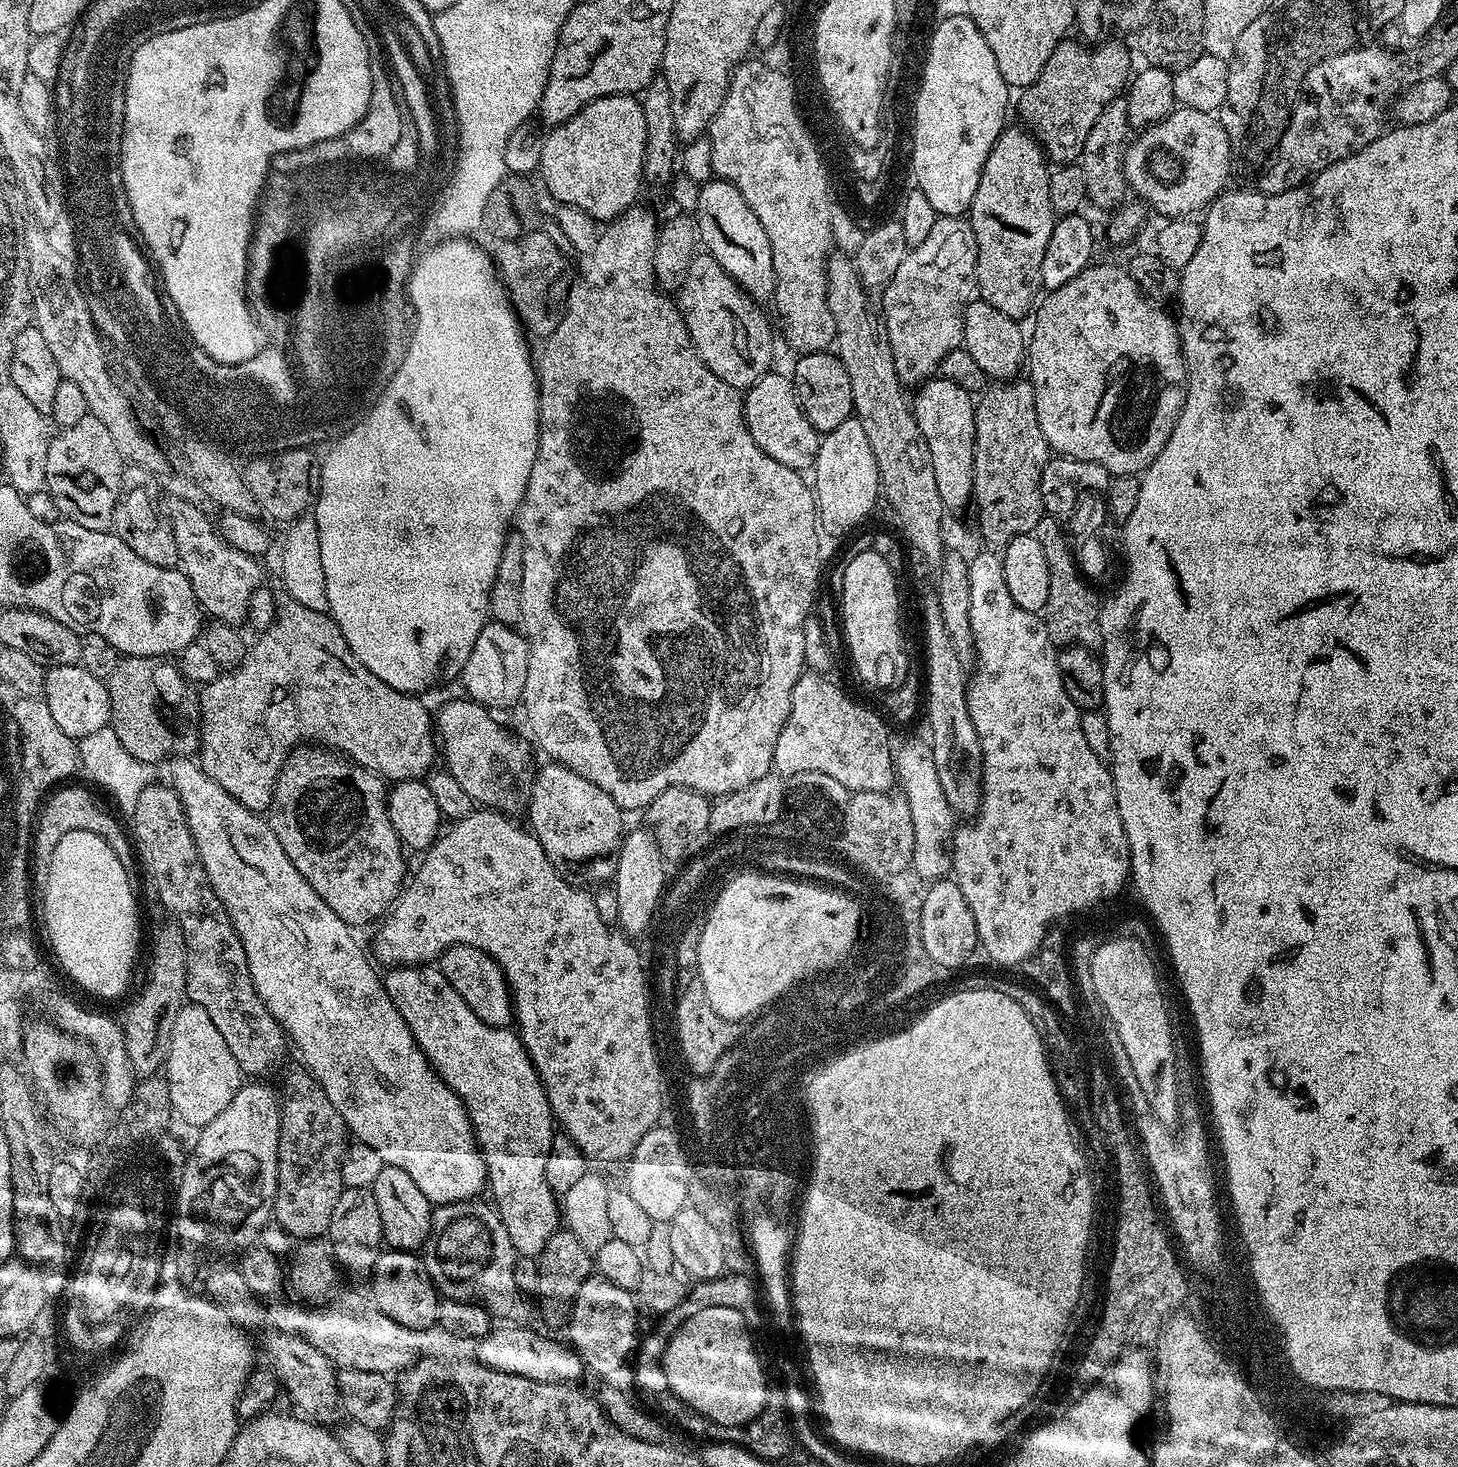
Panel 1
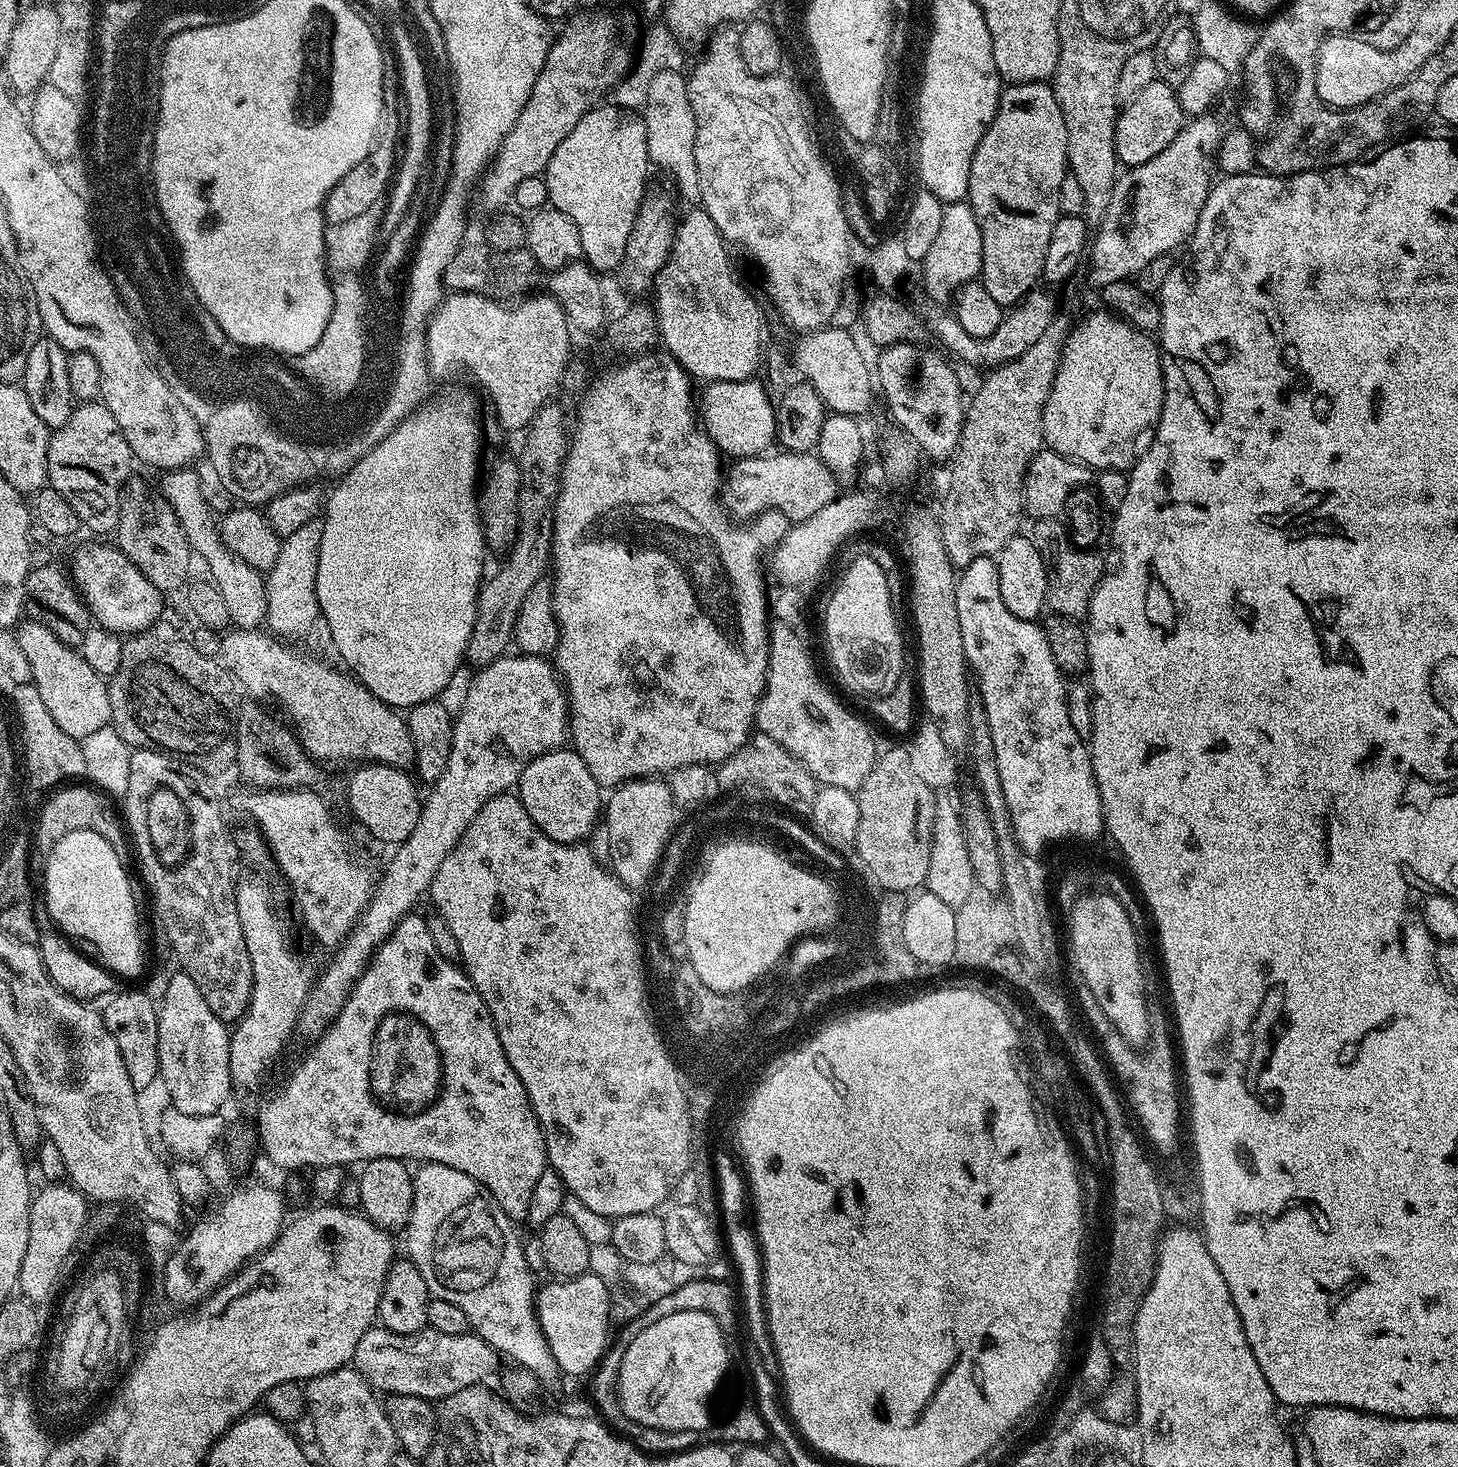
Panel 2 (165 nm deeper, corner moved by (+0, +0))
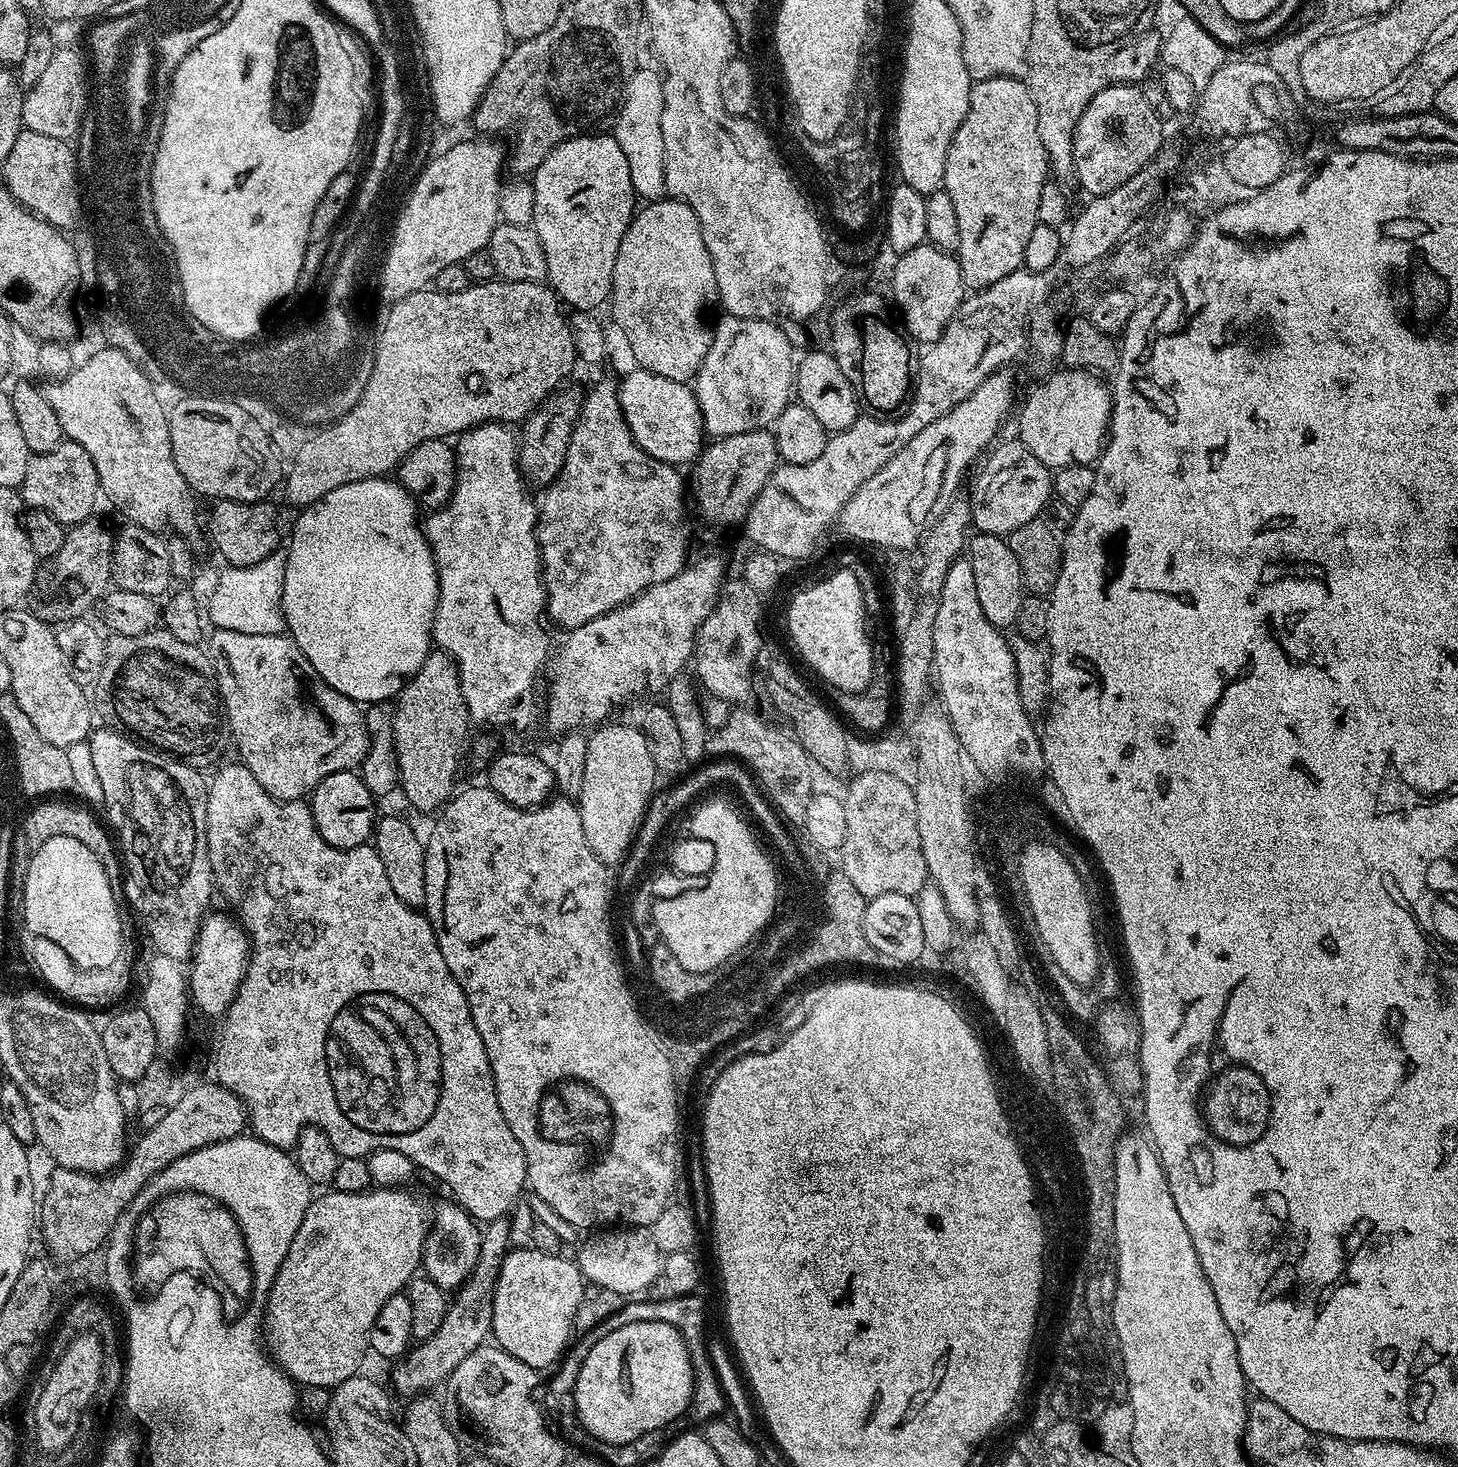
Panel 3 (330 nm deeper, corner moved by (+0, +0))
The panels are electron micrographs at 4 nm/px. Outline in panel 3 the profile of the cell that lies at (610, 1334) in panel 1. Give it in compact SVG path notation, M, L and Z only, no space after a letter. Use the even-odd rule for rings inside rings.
M535 1246L524 1247L512 1250L501 1262L500 1273L495 1273L491 1335L502 1350L526 1362L526 1366L551 1369L573 1339L572 1327L584 1300L586 1281L575 1259L567 1260L564 1254L555 1252L539 1252Z

